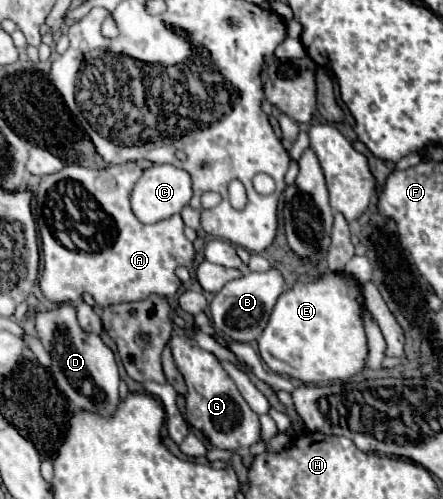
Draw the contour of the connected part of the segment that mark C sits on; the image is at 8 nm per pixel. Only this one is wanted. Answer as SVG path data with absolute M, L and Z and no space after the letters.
M157 164L157 166L151 166L151 168L143 170L143 176L139 178L139 182L135 184L133 194L131 194L131 208L133 208L133 214L141 222L155 224L163 218L179 214L183 210L183 206L189 204L191 196L193 196L193 190L191 190L189 172L185 172L181 168L175 168L171 164Z

